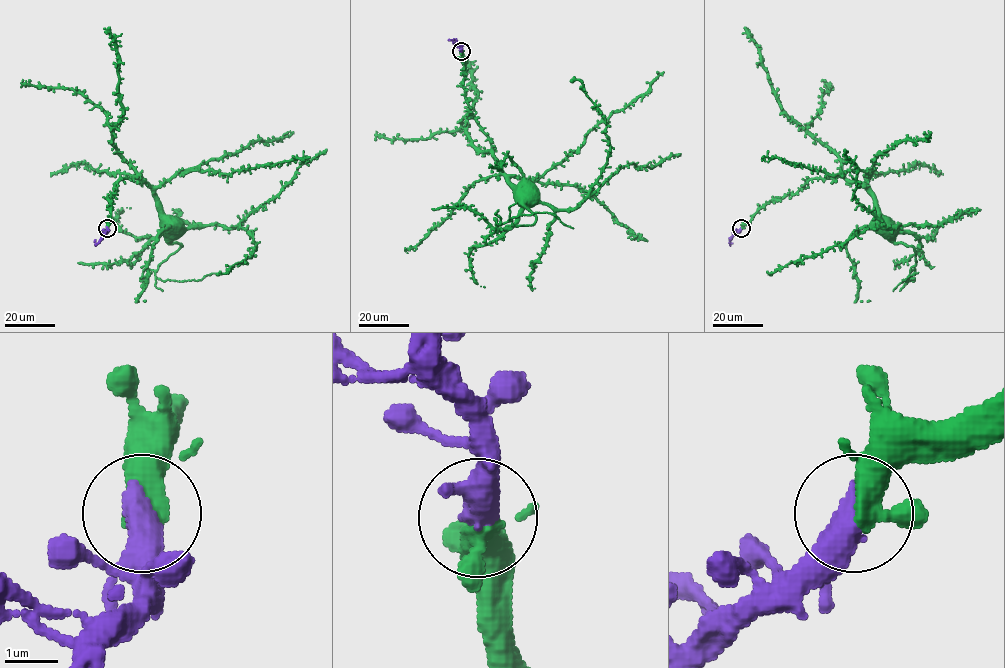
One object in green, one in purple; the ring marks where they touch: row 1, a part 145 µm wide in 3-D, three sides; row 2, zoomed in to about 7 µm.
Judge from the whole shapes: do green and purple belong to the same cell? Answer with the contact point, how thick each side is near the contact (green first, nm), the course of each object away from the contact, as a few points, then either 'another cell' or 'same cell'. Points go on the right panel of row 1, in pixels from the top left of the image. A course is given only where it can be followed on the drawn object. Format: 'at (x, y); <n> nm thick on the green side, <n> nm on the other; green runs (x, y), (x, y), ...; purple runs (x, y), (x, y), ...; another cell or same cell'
at (741, 228); 600 nm thick on the green side, 600 nm on the other; green runs (742, 227), (767, 204), (795, 193), (810, 179), (841, 177), (871, 195), (873, 220), (878, 222); purple runs (741, 227), (730, 243), (729, 239); same cell

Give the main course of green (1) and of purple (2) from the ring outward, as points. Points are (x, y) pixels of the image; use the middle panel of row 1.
1: (461, 52), (465, 65), (463, 88), (469, 113), (488, 137), (498, 167), (515, 186), (521, 183), (524, 188)
2: (461, 51), (461, 47), (449, 39)

